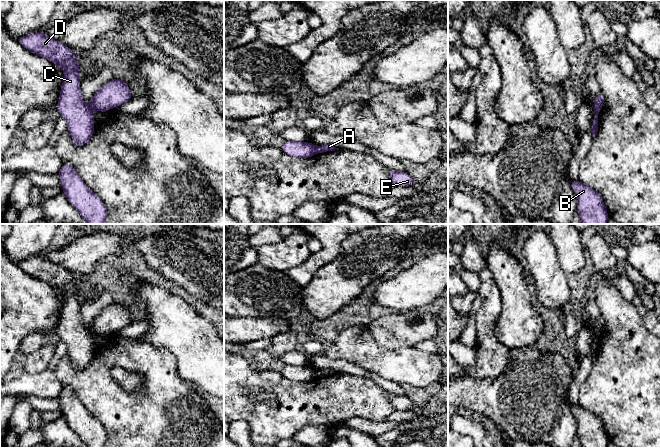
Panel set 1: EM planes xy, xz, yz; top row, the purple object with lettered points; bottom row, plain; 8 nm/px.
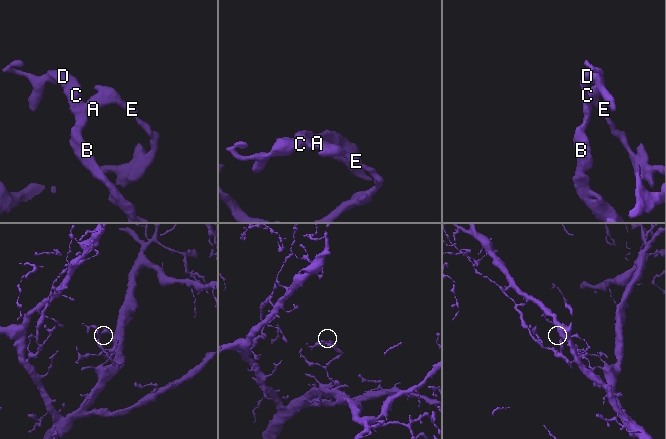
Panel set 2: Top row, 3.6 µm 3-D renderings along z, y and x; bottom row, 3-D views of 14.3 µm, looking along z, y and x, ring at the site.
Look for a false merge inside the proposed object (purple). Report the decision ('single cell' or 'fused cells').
fused cells

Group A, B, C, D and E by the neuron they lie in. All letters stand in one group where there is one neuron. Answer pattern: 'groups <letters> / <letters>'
groups A E / B C D

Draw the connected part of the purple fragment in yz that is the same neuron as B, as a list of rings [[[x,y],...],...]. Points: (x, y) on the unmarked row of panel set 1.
[[[571,404],[577,422],[576,435],[582,448],[606,448],[609,441],[601,419],[578,404]]]

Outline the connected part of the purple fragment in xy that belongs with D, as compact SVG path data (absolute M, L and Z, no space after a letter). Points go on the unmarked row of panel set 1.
M44 256L30 257L17 264L30 276L47 282L51 287L62 292L64 304L57 334L67 345L67 354L71 358L74 369L83 370L94 358L95 351L91 330L82 324L77 280L69 271Z

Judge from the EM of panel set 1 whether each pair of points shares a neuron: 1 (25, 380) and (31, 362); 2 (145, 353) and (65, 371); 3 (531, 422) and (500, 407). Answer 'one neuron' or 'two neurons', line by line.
1: two neurons
2: one neuron
3: one neuron

